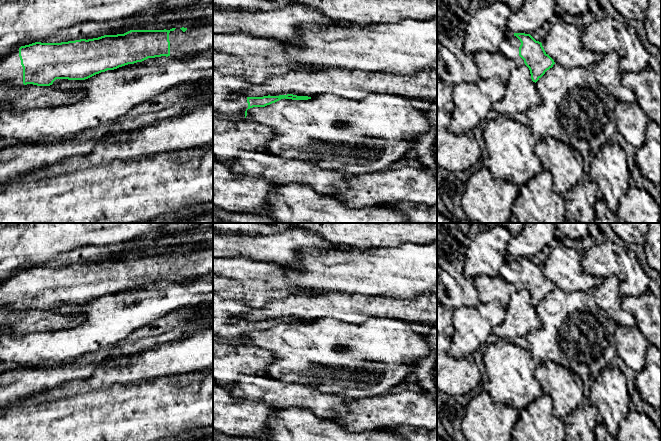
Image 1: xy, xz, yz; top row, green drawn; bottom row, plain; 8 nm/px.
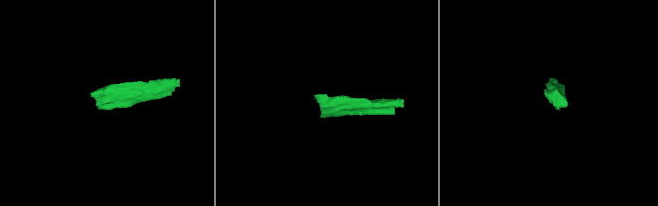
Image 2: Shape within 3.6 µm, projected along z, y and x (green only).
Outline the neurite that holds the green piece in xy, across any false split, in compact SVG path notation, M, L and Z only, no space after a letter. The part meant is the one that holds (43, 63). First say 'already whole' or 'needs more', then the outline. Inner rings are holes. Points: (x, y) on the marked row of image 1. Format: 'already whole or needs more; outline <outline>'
needs more; outline M213 21L190 28L172 28L170 30L130 30L124 34L104 35L93 39L80 39L61 43L35 42L21 46L0 60L0 84L11 83L15 86L33 84L50 86L56 79L85 80L101 72L142 62L148 58L161 56L181 57L187 54L200 53L213 48Z

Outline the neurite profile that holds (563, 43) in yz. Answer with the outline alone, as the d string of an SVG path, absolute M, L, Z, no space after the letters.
M564 21L553 24L541 43L555 63L568 69L592 68L602 58L601 54L584 47L580 30Z

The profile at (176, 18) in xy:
M205 7L203 10L199 10L198 8L189 9L189 10L169 10L169 13L164 18L155 19L151 22L141 22L136 25L132 25L129 22L129 19L116 23L116 29L114 31L111 30L110 33L106 35L117 35L124 34L130 30L170 30L172 28L190 28L192 26L196 26L199 24L207 24L213 21L213 8Z

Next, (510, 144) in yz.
M502 116L495 120L485 121L482 126L483 138L489 154L489 163L486 166L495 178L513 182L519 187L543 170L541 161L535 154L538 138L528 125L511 117Z

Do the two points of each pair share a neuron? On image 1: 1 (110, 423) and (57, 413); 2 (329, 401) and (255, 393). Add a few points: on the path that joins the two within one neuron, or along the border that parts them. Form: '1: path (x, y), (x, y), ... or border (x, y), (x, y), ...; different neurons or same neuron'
1: path (97, 423), (70, 423); same neuron
2: path (311, 399), (298, 395), (273, 394); same neuron

